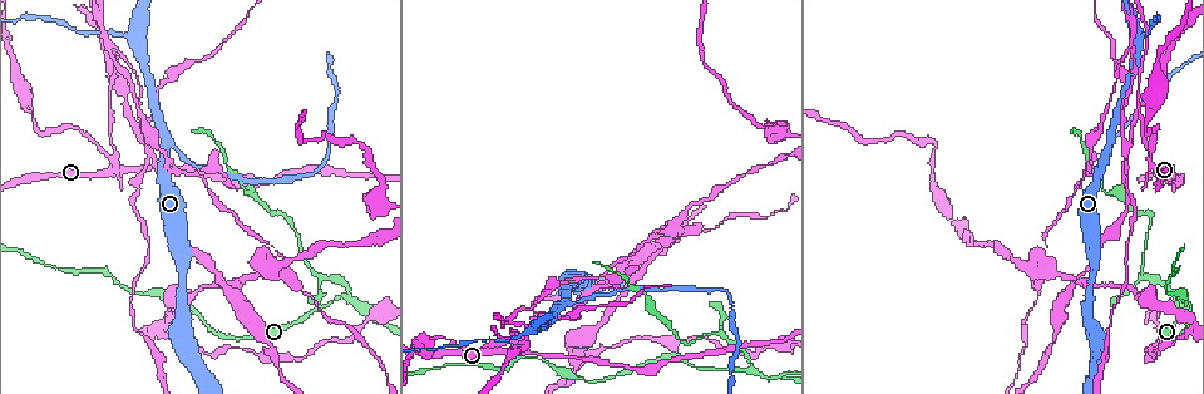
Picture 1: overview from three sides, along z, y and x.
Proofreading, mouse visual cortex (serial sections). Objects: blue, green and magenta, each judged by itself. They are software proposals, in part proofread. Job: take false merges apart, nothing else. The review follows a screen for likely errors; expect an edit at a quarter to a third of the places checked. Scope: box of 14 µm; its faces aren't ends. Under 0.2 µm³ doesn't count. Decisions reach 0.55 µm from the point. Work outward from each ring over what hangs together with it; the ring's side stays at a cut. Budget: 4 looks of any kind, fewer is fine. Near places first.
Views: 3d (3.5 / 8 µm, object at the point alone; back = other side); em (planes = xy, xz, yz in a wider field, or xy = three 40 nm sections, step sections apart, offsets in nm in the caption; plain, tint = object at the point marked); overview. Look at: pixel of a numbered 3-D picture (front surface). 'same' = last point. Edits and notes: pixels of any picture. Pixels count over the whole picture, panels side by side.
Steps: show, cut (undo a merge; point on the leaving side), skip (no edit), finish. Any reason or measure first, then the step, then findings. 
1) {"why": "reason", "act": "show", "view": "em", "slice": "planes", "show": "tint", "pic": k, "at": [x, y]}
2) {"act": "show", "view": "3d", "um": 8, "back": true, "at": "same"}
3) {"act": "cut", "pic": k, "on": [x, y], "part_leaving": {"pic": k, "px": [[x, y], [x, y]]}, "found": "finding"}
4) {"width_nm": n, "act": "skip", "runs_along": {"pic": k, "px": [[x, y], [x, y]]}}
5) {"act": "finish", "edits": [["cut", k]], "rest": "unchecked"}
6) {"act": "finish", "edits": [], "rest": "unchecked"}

{"why": "abrupt turn", "act": "show", "view": "3d", "um": 3.5, "pic": 1, "at": [565, 296]}

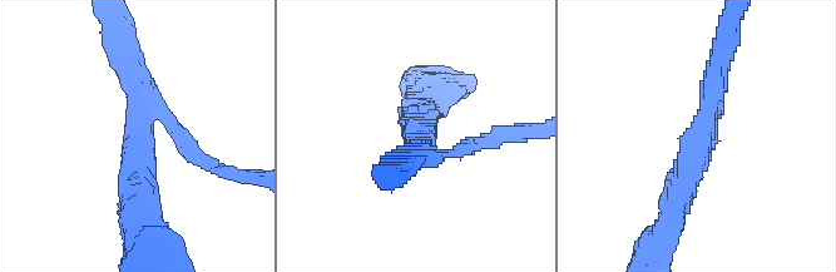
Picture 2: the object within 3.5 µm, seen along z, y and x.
{"arms": 3, "arm_widths_nm": [200, 300, 350], "act": "show", "view": "em", "slice": "xy", "step": 5, "show": "tint", "pic": 2, "at": [143, 121]}

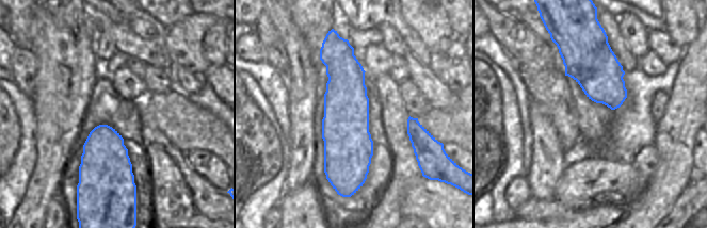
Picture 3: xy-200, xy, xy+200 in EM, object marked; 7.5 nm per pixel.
{"width_nm": 360, "act": "skip", "runs_along": {"pic": 3, "px": [[340, 43], [346, 182]]}, "found": "continuous, no second cell"}

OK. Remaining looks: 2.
{"why": "three-way junction", "act": "show", "view": "3d", "um": 3.5, "pic": 1, "at": [1156, 170]}

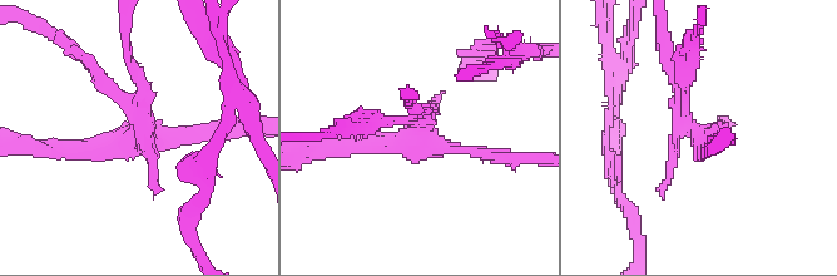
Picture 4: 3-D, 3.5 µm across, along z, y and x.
{"act": "show", "view": "em", "slice": "xy", "step": 5, "show": "tint", "pic": 4, "at": [704, 138]}

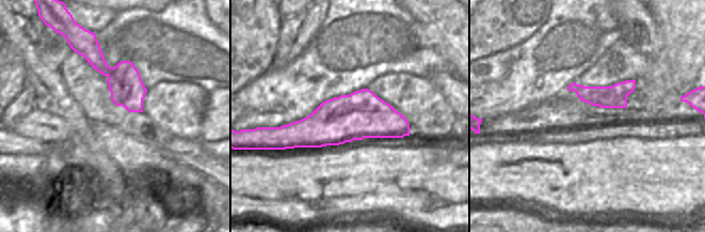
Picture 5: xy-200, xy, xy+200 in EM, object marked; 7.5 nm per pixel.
{"act": "cut", "pic": 4, "on": [673, 77], "part_leaving": {"pic": 4, "px": [[686, 117], [682, 59], [696, 37]]}, "found": "two cells meet here"}

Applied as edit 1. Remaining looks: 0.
{"act": "finish", "edits": [["cut", 4]], "rest": "unchecked"}

